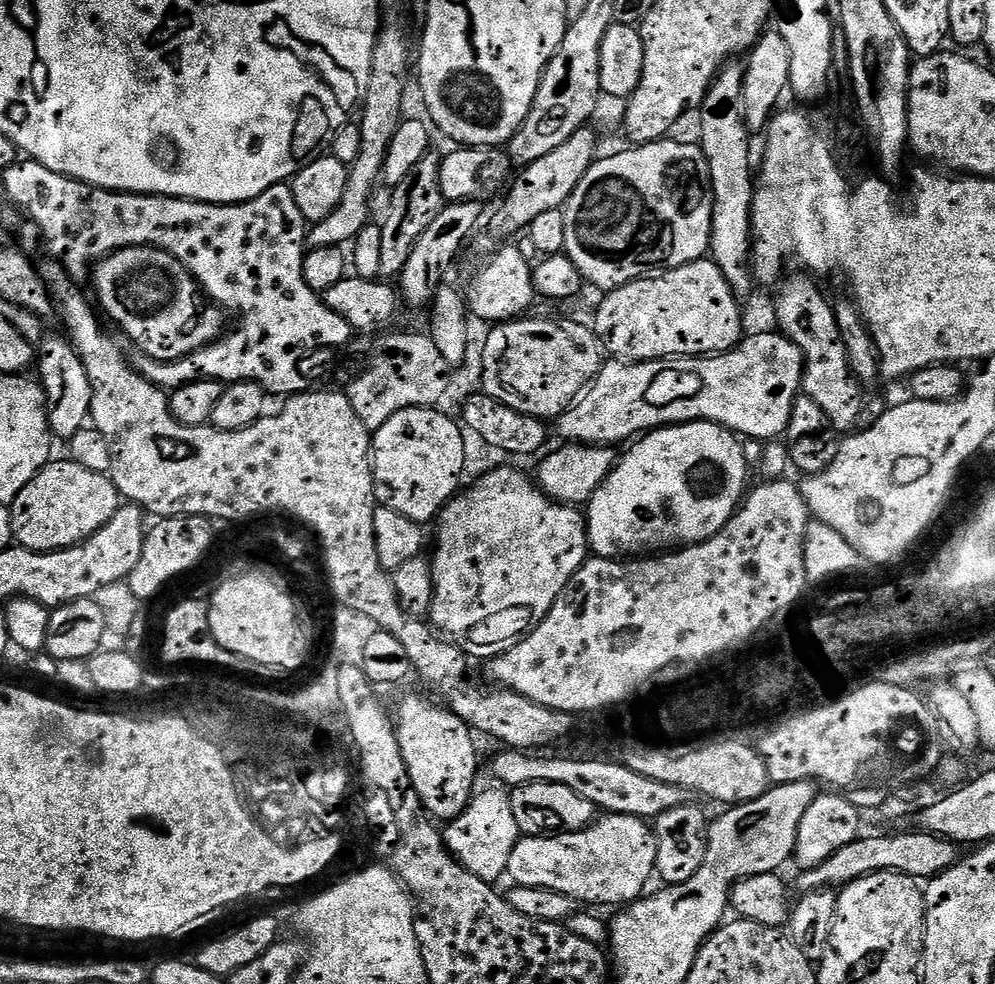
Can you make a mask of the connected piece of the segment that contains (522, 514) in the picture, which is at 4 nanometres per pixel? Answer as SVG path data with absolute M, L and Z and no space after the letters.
M492 468L468 493L466 492L449 500L444 506L444 511L438 517L440 533L436 536L436 553L430 556L432 566L432 611L430 620L435 631L443 634L453 644L458 645L464 651L465 656L469 658L477 656L481 662L487 662L493 656L500 656L503 652L507 652L512 645L520 643L536 625L541 624L544 615L551 610L557 598L564 593L564 588L570 582L570 578L584 565L585 560L589 559L588 522L585 513L579 507L556 503L540 489L540 485L529 473L527 476L526 473L519 472L516 468Z

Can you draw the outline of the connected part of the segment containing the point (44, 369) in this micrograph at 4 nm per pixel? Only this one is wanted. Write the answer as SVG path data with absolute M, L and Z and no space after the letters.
M67 335L48 336L38 344L38 383L44 390L44 403L48 409L48 428L57 441L67 442L89 423L92 415L92 387L86 366L76 353Z

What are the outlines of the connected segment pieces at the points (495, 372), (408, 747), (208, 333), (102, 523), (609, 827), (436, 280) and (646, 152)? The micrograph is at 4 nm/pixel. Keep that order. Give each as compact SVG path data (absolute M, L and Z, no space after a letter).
M517 318L493 327L481 371L482 392L527 416L558 418L600 373L602 345L589 325L528 319Z
M408 696L394 712L394 723L400 753L406 762L412 788L420 795L421 805L437 821L451 822L468 809L474 797L476 744L472 741L474 732L468 723L447 707L437 704L420 696Z
M134 246L133 248L123 248L117 252L110 252L103 260L99 261L94 268L94 276L96 272L96 294L100 298L99 307L104 307L103 315L113 320L138 347L145 353L143 354L150 360L167 360L169 362L174 360L180 360L184 356L190 356L194 352L200 351L208 344L212 344L215 340L219 340L222 333L225 331L226 325L224 325L225 313L221 311L217 305L209 302L200 285L196 283L196 280L188 271L186 266L182 266L182 262L178 262L178 258L174 258L168 252L164 252L161 248L147 248L146 246Z
M71 458L58 460L46 465L11 502L12 534L21 548L35 552L74 548L104 528L122 507L122 497L111 475L86 470L86 466L74 463Z
M604 814L577 832L524 836L519 839L513 847L513 853L510 854L506 876L507 879L513 880L511 881L513 885L556 891L588 906L596 906L592 904L627 906L645 895L644 887L647 886L648 879L653 879L655 871L655 831L637 816Z
M475 200L452 202L445 205L434 221L430 222L425 233L418 238L418 243L414 246L414 251L407 259L406 266L398 278L398 286L406 304L420 306L433 301L436 289L442 284L440 282L444 276L444 270L449 268L462 243L473 232L482 214L479 204L480 202Z
M665 138L655 140L653 144L638 144L625 147L625 152L616 152L613 156L601 155L586 170L582 182L574 190L574 194L563 206L564 217L566 218L566 242L564 252L572 259L574 266L578 266L580 275L584 277L589 285L596 288L611 290L621 288L630 282L647 277L653 270L667 270L686 266L695 260L703 260L709 255L712 246L712 215L714 214L714 194L712 193L712 179L710 178L710 166L706 154L700 148L699 143L683 144L680 140Z

